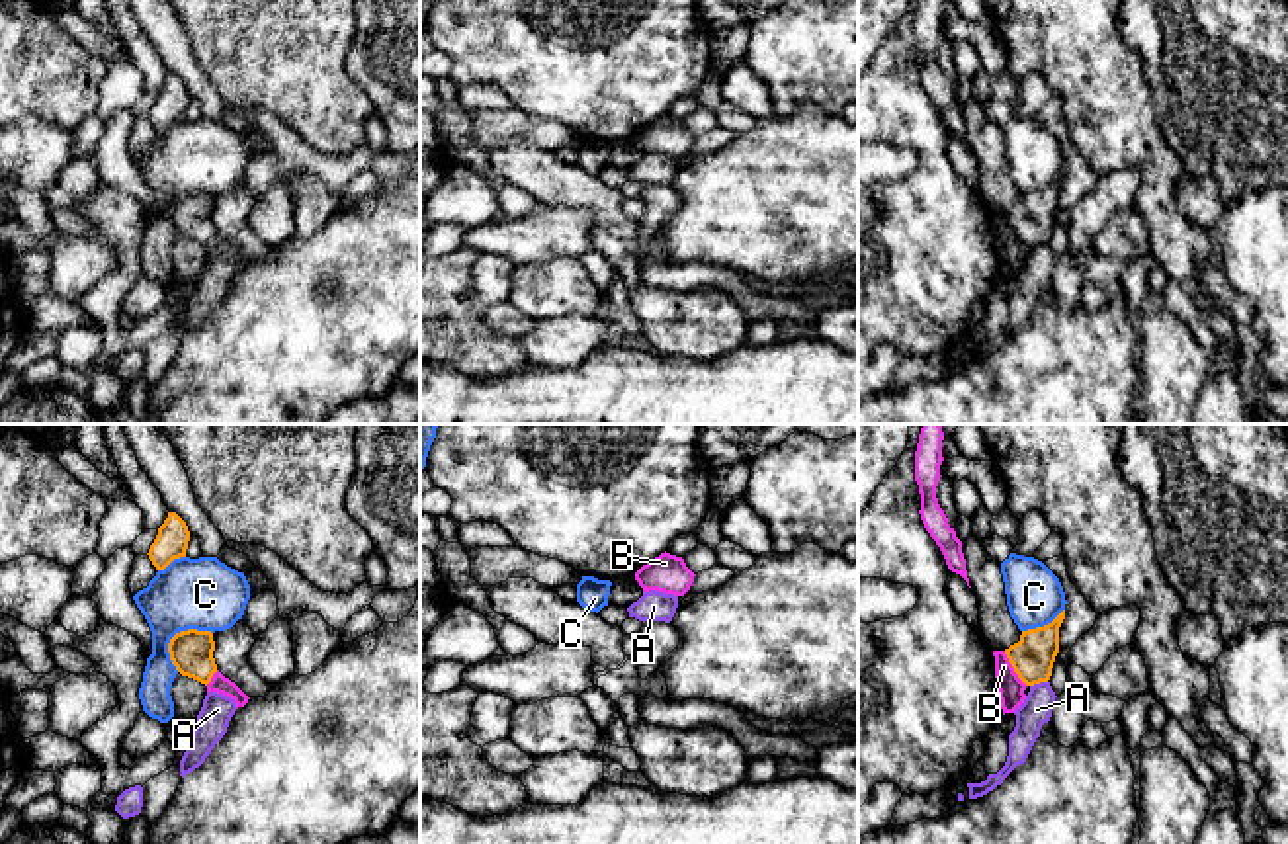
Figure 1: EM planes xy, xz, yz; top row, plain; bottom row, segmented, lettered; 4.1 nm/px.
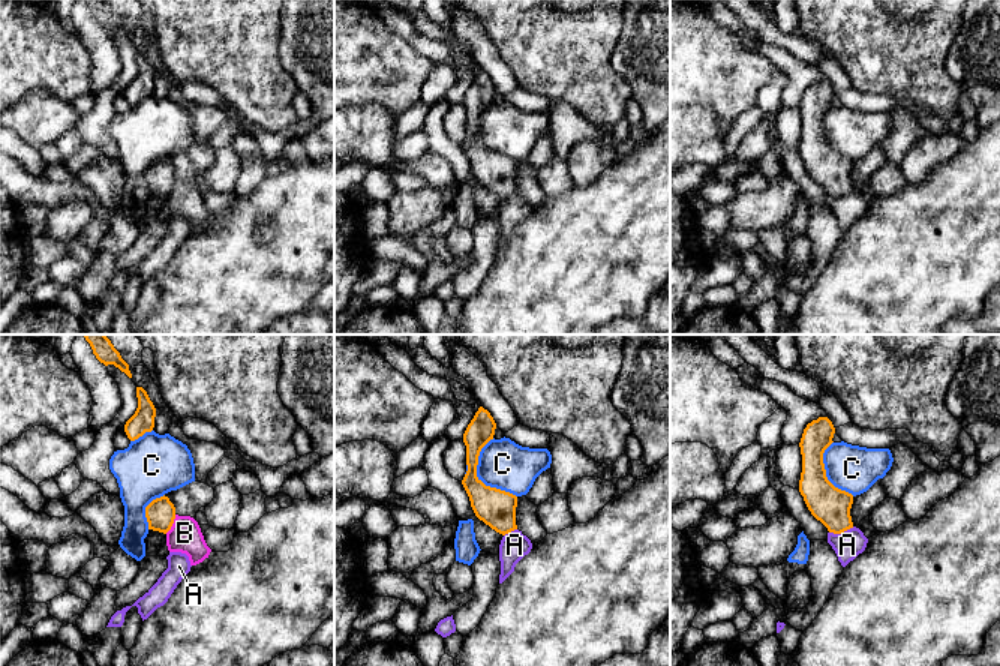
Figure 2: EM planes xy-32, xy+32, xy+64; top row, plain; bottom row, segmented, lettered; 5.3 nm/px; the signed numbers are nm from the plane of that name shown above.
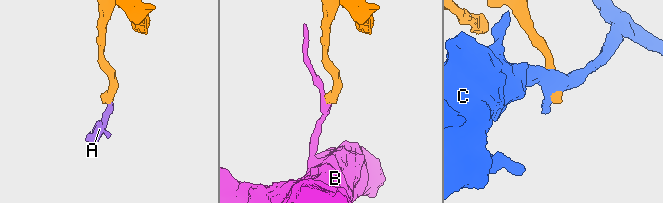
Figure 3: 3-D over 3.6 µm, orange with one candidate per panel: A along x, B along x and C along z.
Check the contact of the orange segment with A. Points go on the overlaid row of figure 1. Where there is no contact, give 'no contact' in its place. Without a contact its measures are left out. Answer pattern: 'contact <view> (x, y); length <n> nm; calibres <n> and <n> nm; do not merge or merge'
contact yz (1038, 682); length 80 nm; calibres 180 and 130 nm; do not merge

